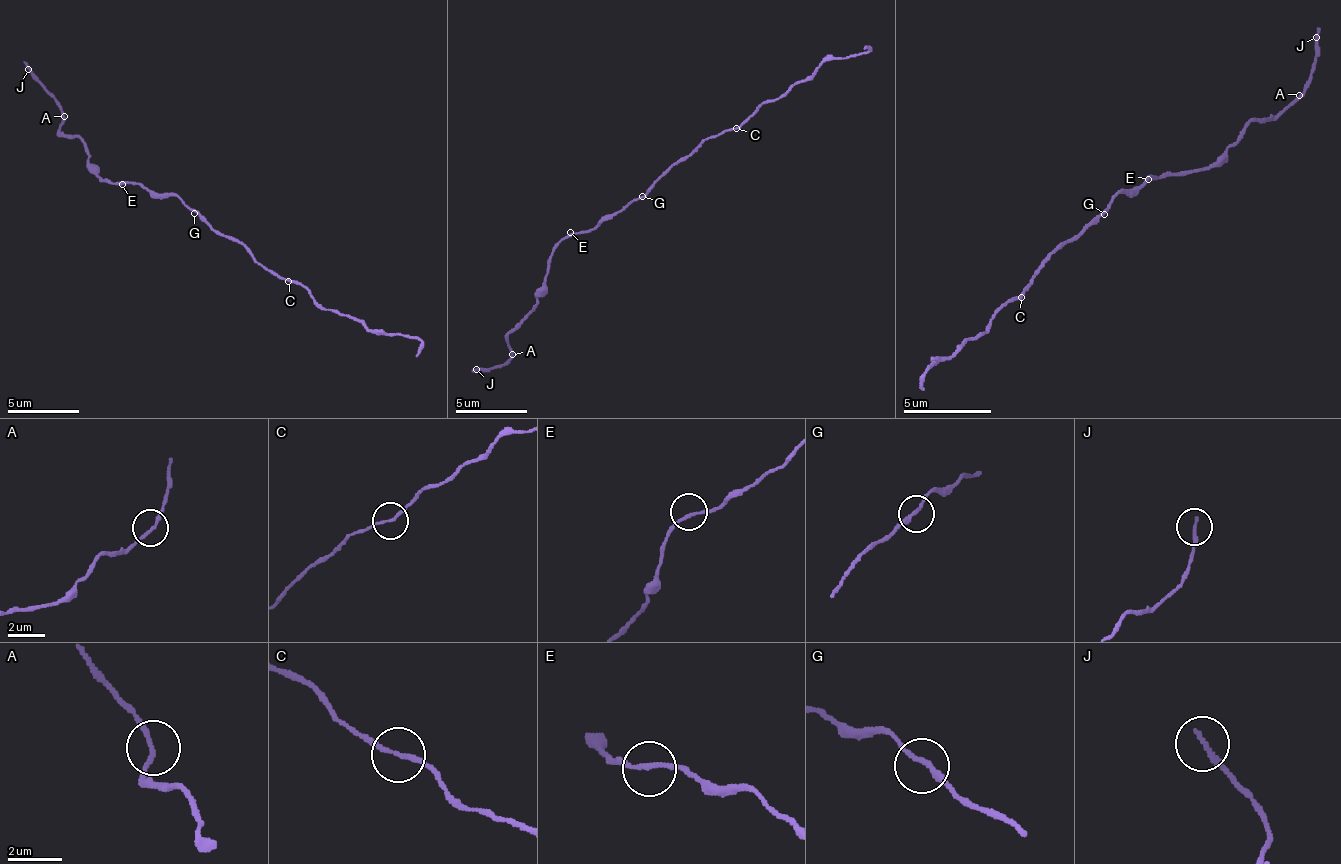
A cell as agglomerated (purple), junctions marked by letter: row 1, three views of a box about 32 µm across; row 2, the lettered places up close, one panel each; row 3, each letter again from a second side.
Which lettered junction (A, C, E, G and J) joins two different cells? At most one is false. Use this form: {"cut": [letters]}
{"cut": []}

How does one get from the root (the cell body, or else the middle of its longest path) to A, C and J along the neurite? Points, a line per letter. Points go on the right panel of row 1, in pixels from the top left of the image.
A: (1104, 210), (1122, 192), (1135, 192), (1148, 179), (1166, 179), (1210, 165), (1254, 121), (1268, 121), (1299, 95)
C: (1104, 210), (1078, 236), (1064, 241), (1047, 258), (1020, 298)
J: (1104, 210), (1122, 192), (1135, 192), (1148, 179), (1210, 165), (1254, 121), (1281, 112), (1312, 73), (1316, 37)

